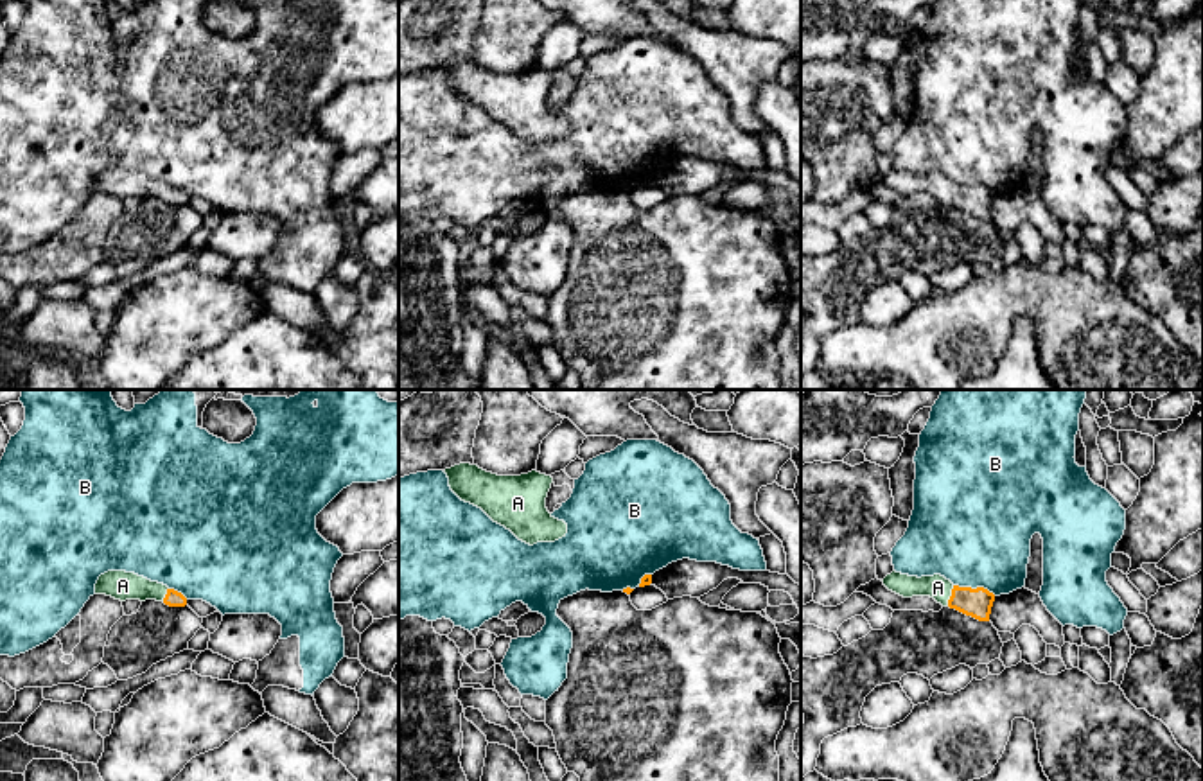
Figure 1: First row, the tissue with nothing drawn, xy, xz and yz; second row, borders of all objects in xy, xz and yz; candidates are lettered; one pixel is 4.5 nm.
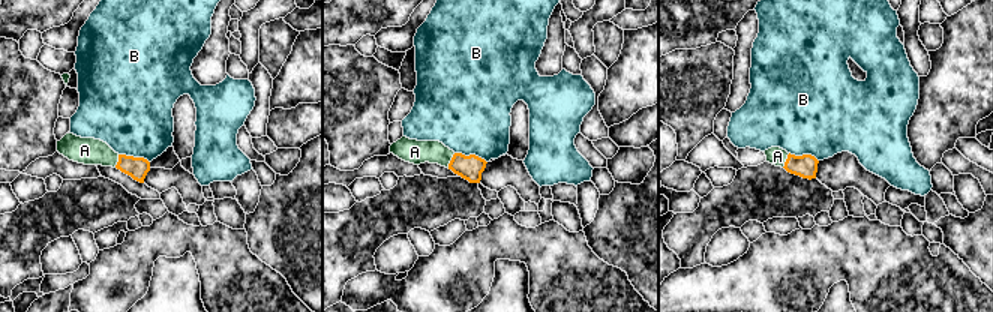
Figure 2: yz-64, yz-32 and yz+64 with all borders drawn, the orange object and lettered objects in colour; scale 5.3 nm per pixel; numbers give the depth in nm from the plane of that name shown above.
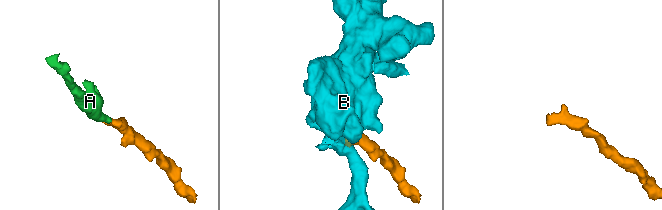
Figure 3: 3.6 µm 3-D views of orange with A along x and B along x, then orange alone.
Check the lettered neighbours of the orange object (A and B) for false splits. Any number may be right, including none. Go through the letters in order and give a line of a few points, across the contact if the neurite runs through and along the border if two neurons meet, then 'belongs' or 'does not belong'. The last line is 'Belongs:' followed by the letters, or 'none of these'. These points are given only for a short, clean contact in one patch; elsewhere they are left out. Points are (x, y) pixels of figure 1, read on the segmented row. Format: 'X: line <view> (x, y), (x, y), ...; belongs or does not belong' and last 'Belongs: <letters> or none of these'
A: line yz (977, 602), (950, 596), (938, 587); belongs
B: does not belong
Belongs: A

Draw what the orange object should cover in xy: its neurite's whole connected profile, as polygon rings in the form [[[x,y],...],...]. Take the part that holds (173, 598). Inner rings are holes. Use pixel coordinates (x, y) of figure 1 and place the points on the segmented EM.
[[[108,571],[99,576],[95,594],[106,594],[115,600],[156,600],[169,607],[185,607],[187,598],[163,584],[126,571]]]

